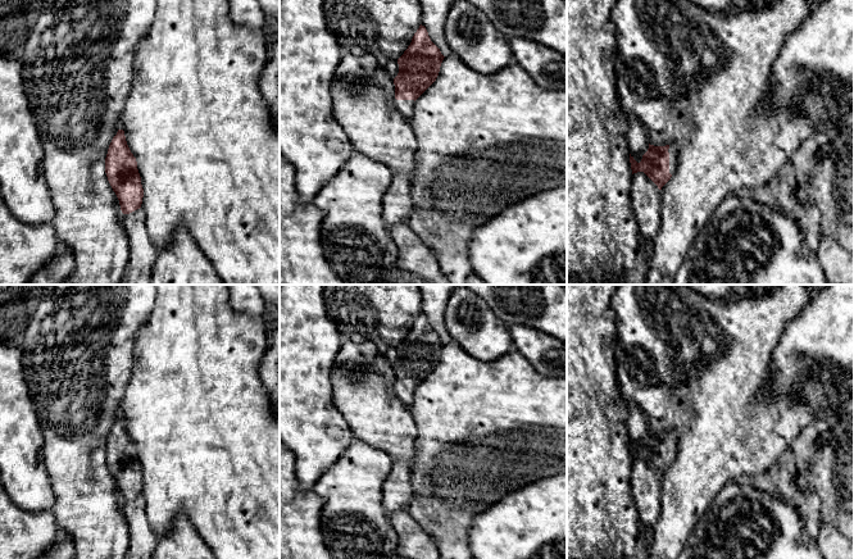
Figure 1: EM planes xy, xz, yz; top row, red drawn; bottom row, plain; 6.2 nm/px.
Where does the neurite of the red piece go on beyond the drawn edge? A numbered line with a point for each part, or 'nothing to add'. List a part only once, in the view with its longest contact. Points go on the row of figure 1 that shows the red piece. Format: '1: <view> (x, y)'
1: yz (673, 151)

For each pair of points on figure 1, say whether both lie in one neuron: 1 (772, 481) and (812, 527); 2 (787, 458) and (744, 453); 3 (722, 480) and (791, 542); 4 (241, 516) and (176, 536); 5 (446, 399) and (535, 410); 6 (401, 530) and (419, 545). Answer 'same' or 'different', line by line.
1: same
2: different
3: different
4: different
5: same
6: same

